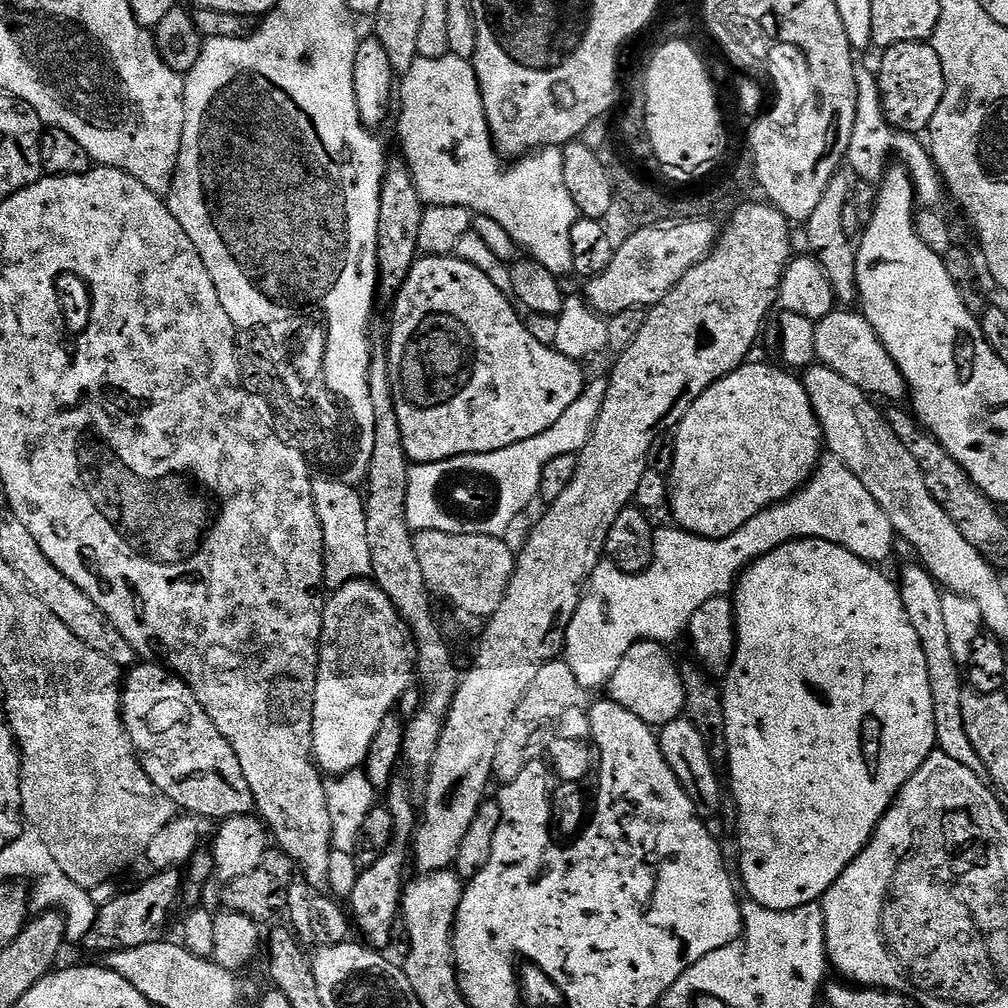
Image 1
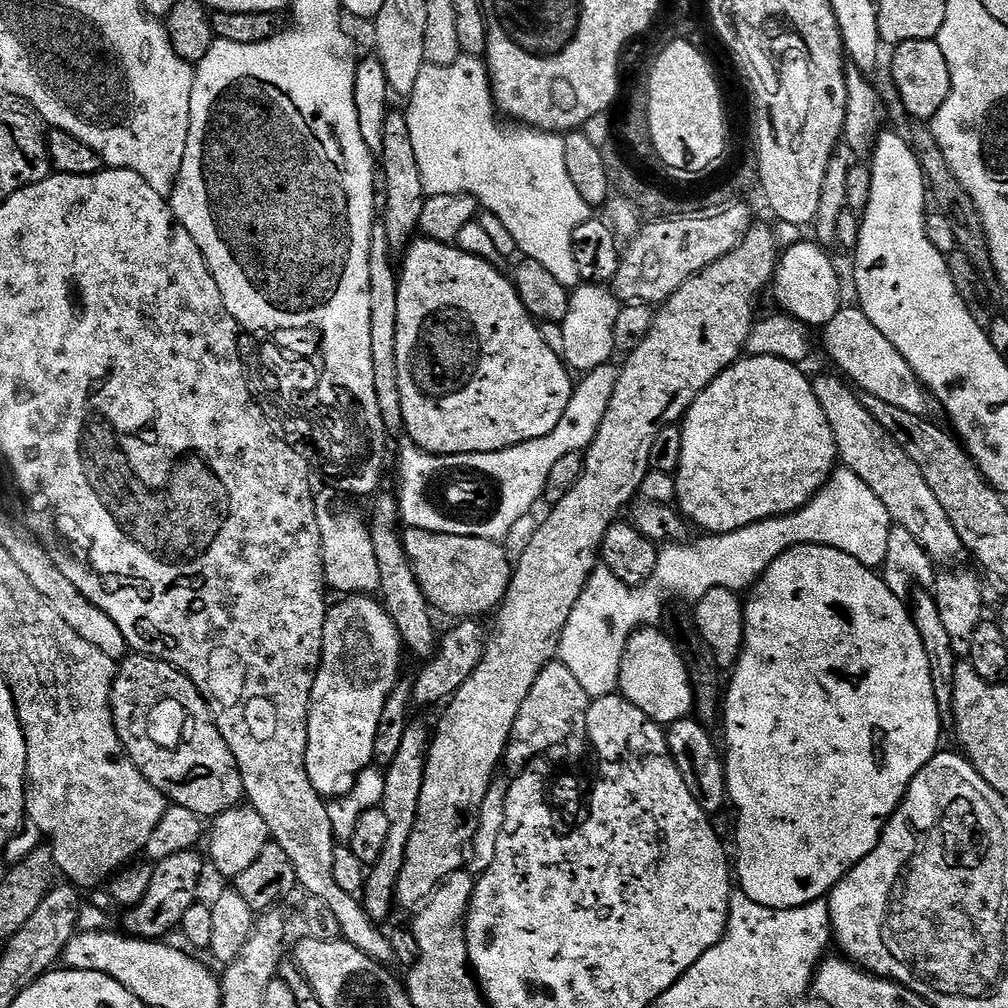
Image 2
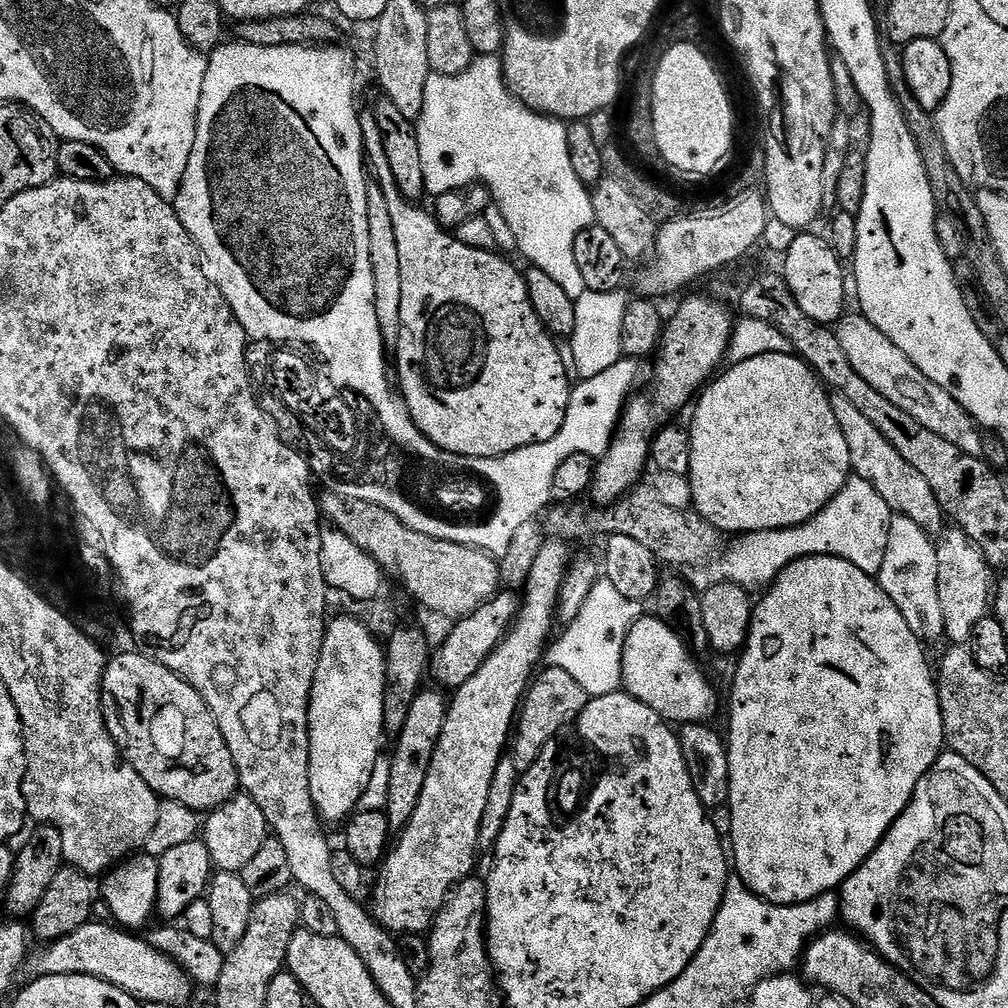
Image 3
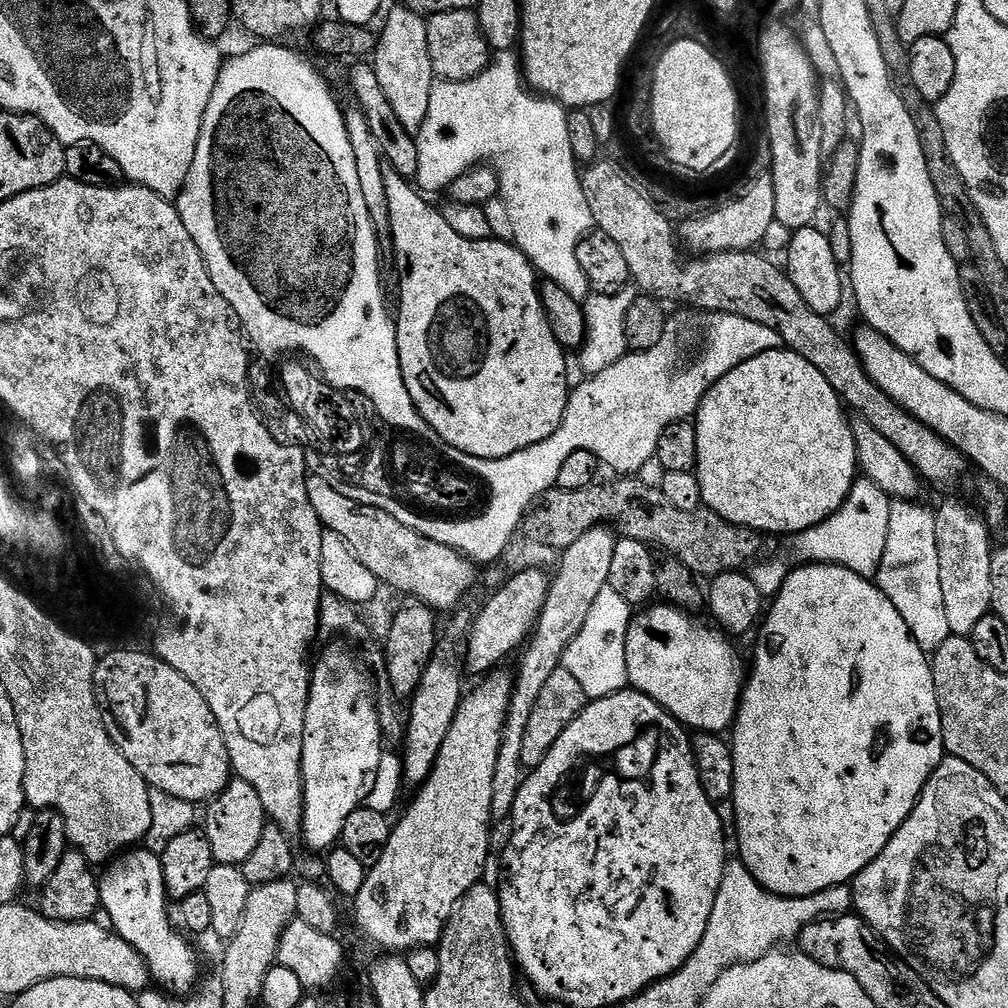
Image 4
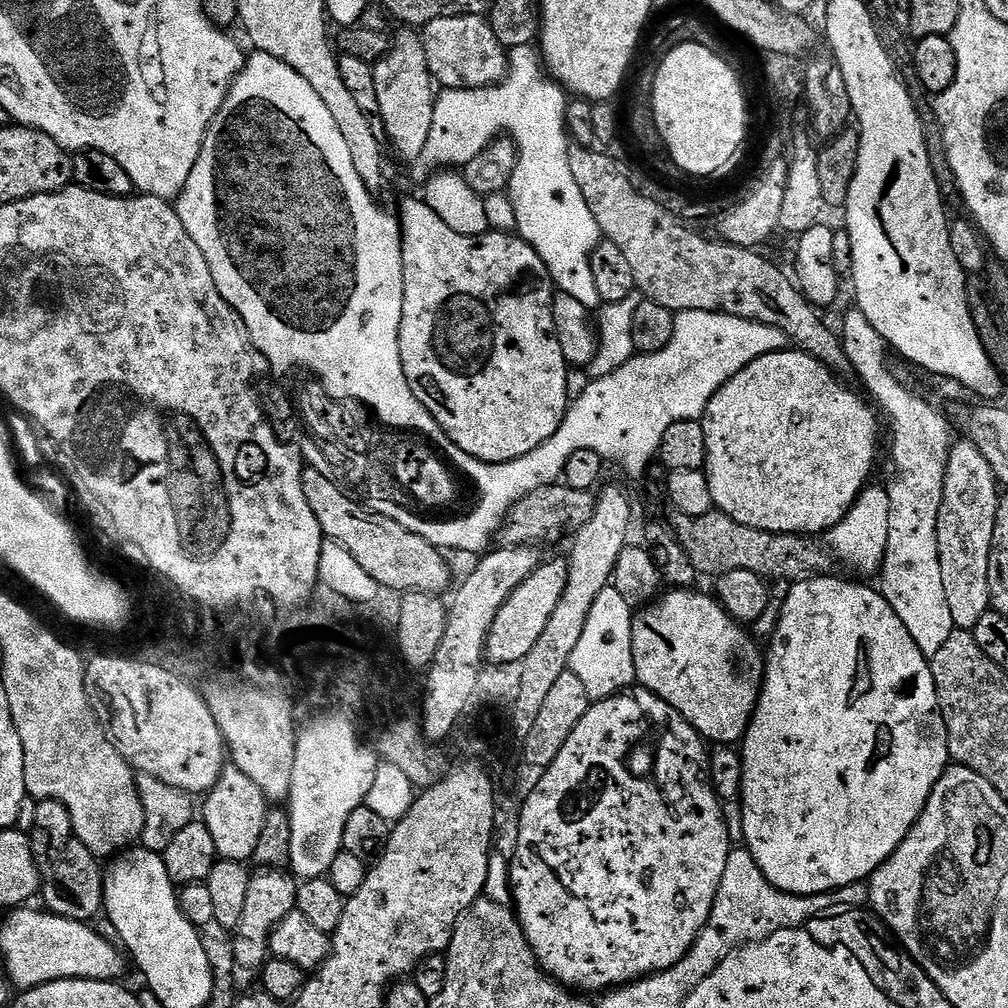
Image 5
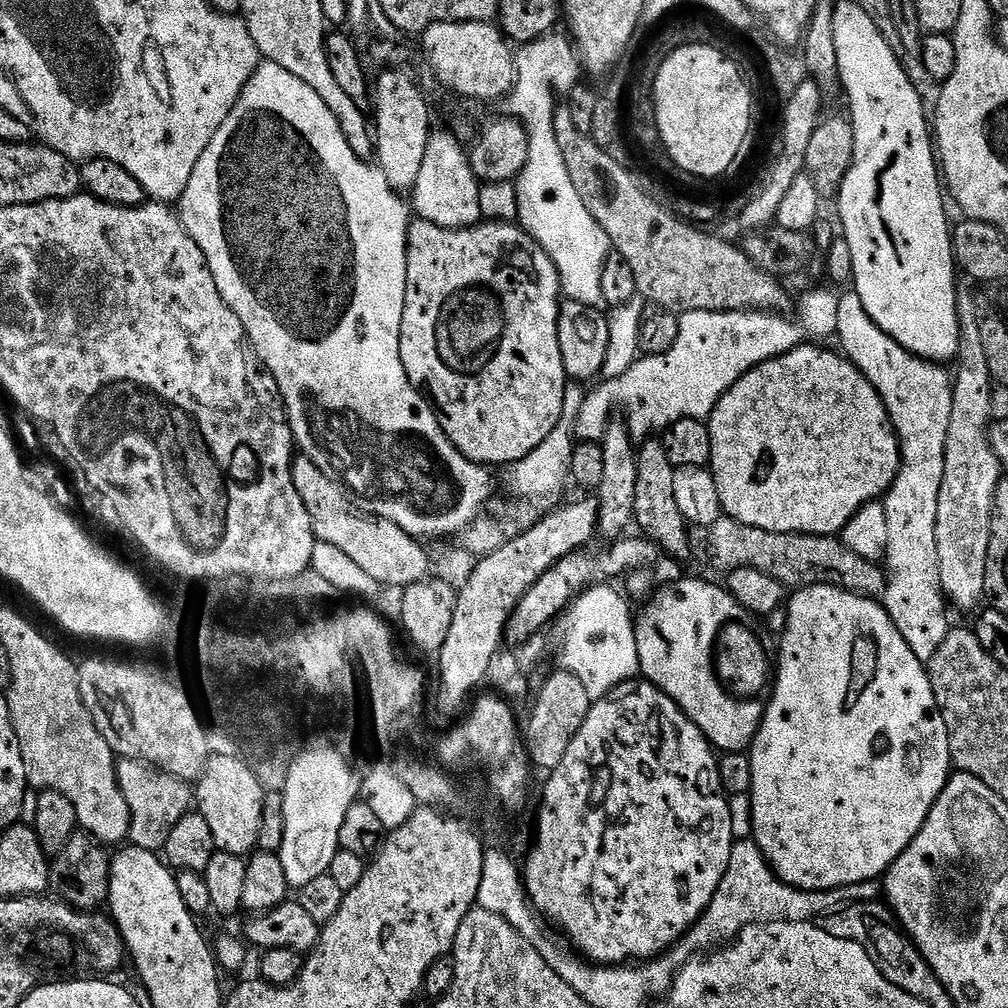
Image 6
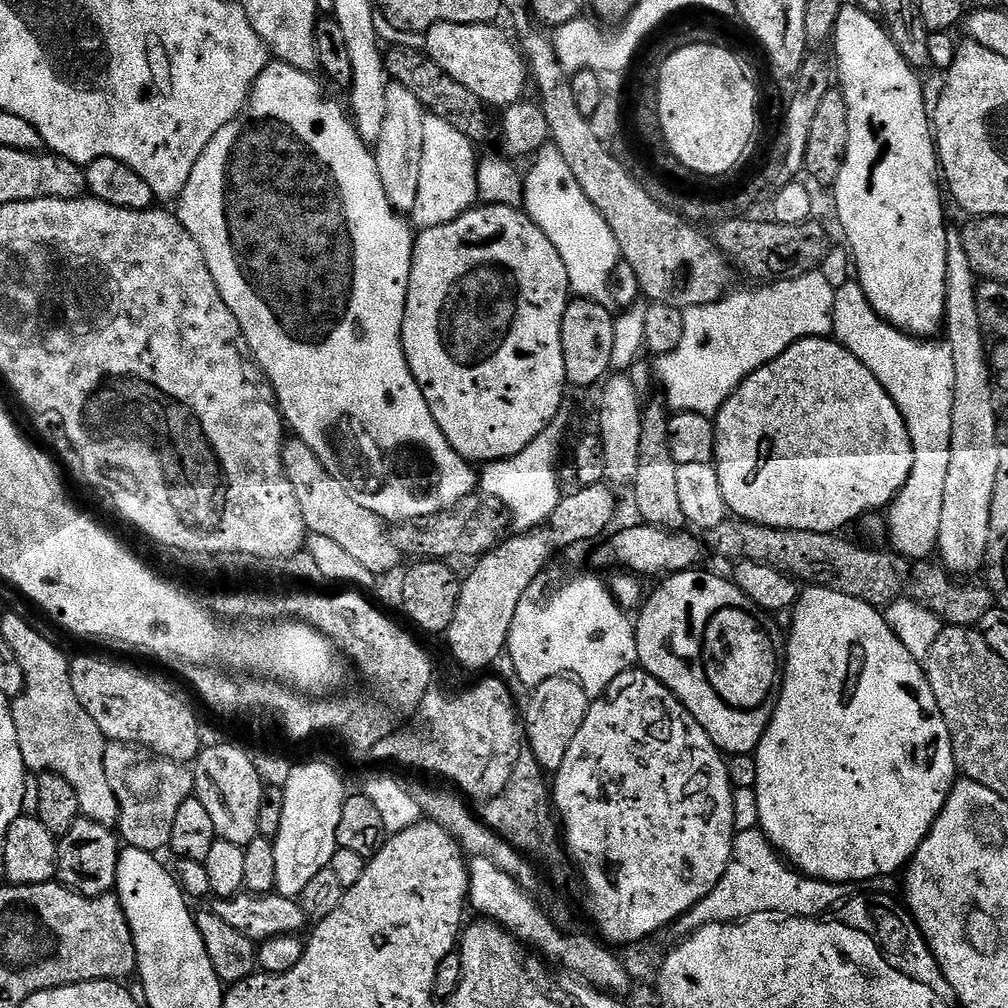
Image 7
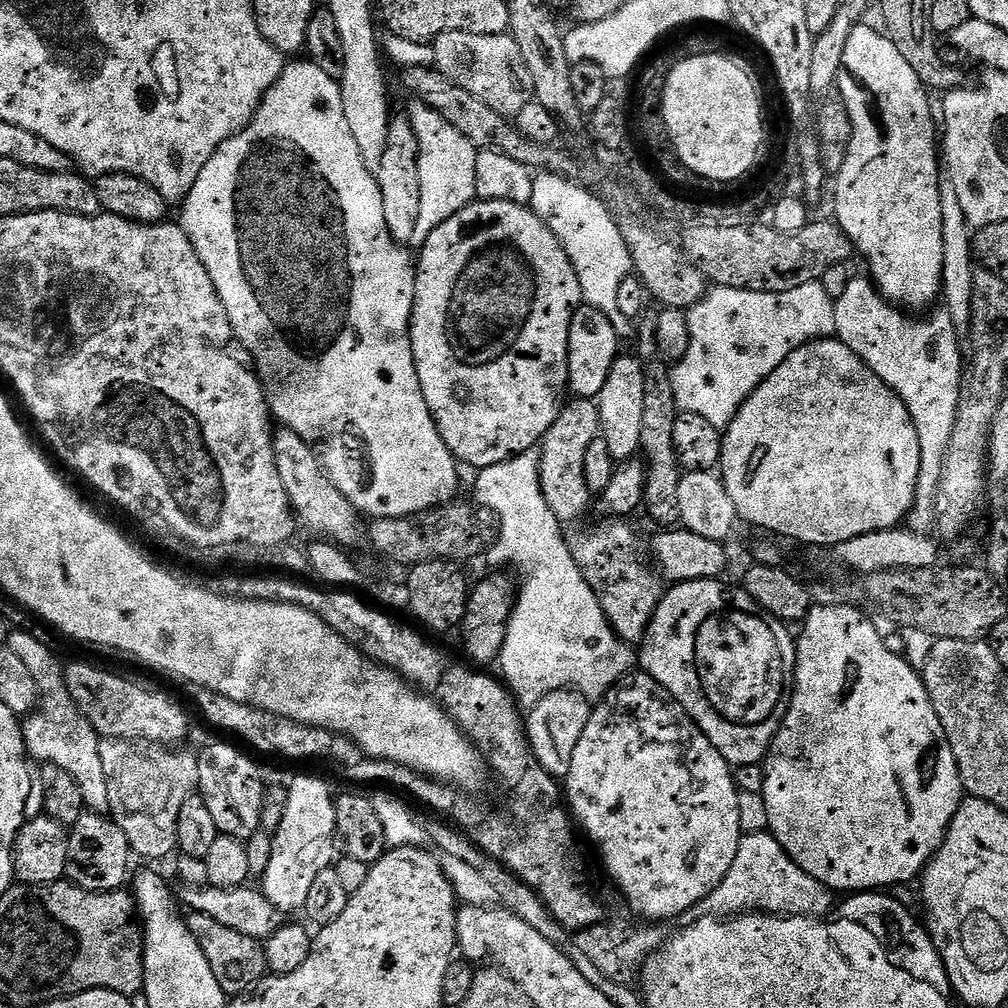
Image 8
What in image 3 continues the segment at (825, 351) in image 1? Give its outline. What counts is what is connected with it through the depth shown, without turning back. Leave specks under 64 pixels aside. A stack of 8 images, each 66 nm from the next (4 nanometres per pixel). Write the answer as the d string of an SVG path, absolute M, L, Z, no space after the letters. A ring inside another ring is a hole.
M844 314L841 316L834 331L838 343L846 353L846 359L849 360L850 366L854 366L856 373L865 382L870 382L870 386L874 386L874 390L878 390L878 394L882 394L882 398L894 402L894 406L906 410L906 414L912 415L921 426L926 426L926 430L934 430L934 434L946 438L946 442L958 446L958 450L966 450L966 454L983 457L986 436L980 425L972 421L970 414L966 414L966 410L962 410L962 406L958 406L958 402L954 402L954 398L950 398L950 394L946 394L946 390L942 390L942 386L938 386L938 382L930 382L930 378L926 378L926 374L922 374L922 370L918 370L918 366L914 366L914 362L910 362L910 358L906 358L906 354L902 354L902 350L898 350L898 346L894 346L894 342L890 342L890 338L886 338L886 334L882 334L882 330L878 330L878 326L874 326L874 322L867 320L863 314L855 315Z

